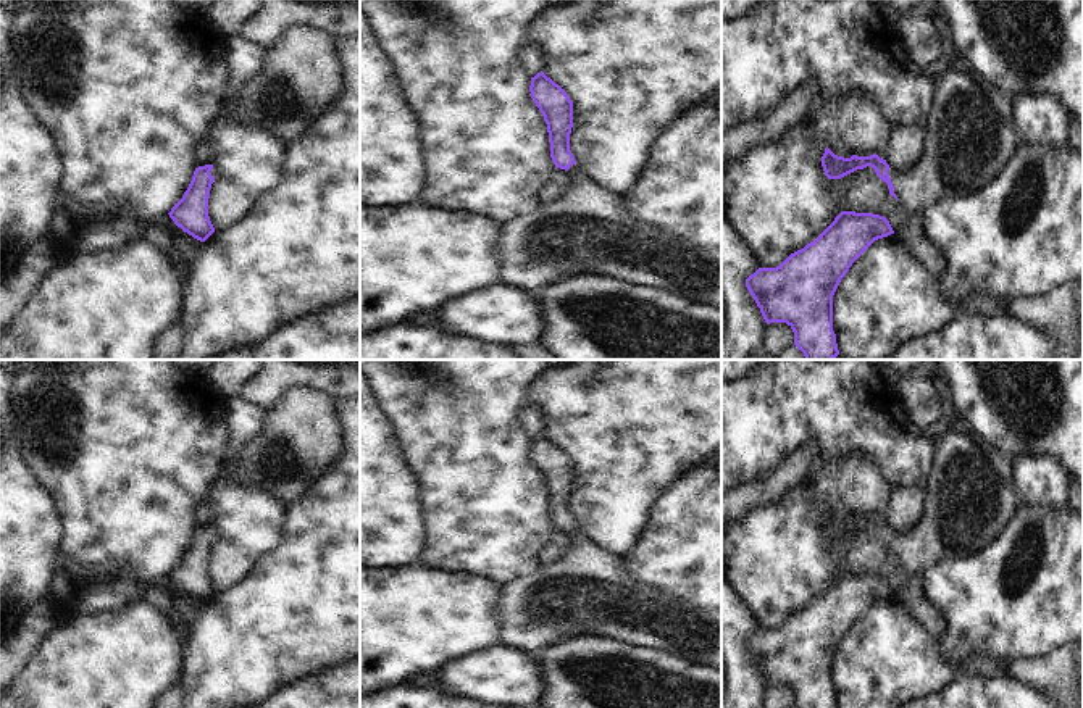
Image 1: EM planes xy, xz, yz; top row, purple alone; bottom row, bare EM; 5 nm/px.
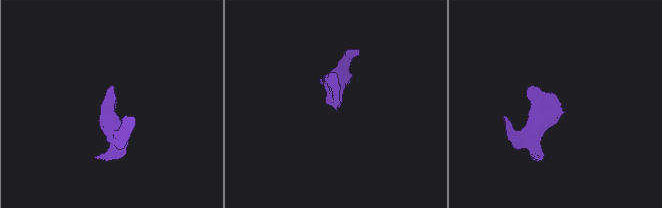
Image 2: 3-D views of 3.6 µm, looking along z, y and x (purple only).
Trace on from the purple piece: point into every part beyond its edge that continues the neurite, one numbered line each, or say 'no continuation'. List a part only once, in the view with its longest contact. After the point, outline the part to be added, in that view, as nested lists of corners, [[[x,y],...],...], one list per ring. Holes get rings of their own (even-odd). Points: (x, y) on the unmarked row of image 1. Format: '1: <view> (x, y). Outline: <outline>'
1: yz (969, 503). Outline: [[[949,431],[936,442],[925,495],[926,506],[918,524],[904,534],[897,534],[893,529],[888,532],[897,563],[912,577],[923,577],[938,563],[976,555],[1001,537],[1020,508],[1017,485],[1006,481],[993,468],[970,435],[957,431]]]

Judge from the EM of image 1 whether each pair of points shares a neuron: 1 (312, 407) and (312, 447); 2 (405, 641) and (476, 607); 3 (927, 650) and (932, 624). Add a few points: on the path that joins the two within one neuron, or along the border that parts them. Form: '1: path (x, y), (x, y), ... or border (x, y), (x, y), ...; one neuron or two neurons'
1: path (312, 416), (312, 437); one neuron
2: path (423, 623), (431, 616), (459, 612); one neuron
3: border (903, 607), (938, 639); two neurons

